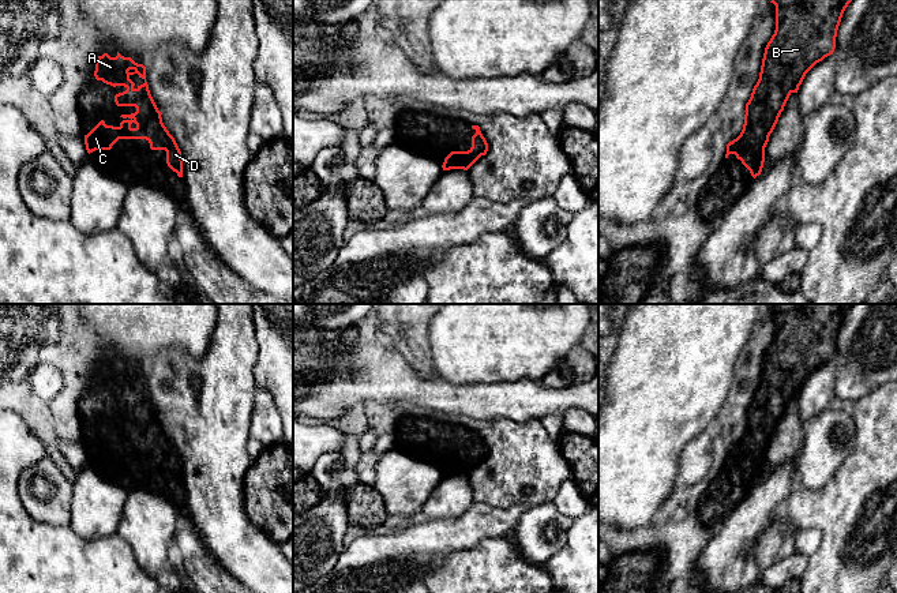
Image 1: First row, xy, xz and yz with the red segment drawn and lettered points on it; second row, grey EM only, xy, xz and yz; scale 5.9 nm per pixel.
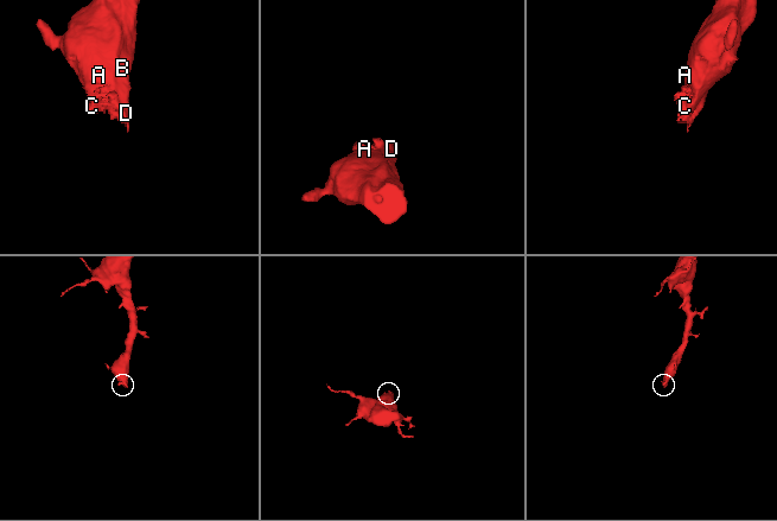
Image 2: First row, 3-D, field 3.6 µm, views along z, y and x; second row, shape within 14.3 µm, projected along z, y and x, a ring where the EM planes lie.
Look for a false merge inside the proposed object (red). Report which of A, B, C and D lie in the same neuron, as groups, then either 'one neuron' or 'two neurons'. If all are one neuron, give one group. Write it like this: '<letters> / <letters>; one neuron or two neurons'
A B C D; one neuron

